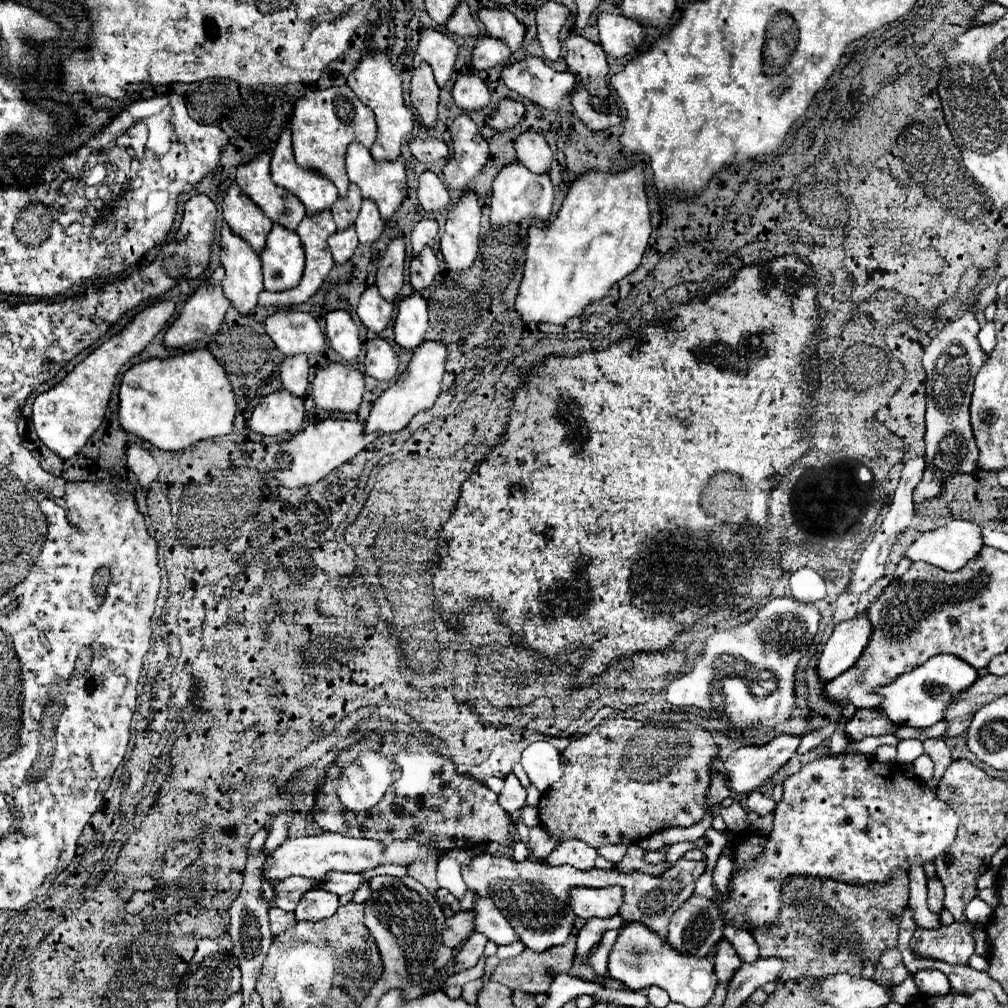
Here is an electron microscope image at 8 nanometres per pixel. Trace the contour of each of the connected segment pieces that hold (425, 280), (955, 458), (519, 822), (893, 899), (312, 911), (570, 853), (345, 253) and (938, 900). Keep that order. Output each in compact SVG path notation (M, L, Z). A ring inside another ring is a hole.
M424 248L420 258L414 258L410 262L410 282L416 292L428 288L438 274L440 274L440 266L432 248Z
M974 310L962 314L956 322L946 324L942 332L932 338L922 356L926 368L926 468L920 484L914 488L914 504L922 504L940 496L942 484L956 474L972 474L976 470L978 450L974 444L968 406L974 390L974 376L978 374L986 354L982 352L976 334L980 326Z
M525 806L520 810L510 814L510 817L514 821L516 828L521 835L521 841L524 842L524 844L528 847L529 828L525 825L522 818L522 812L524 808Z
M900 872L888 884L872 884L872 886L850 886L836 880L796 878L784 888L784 906L780 910L776 924L772 924L770 930L762 932L756 930L752 934L758 942L760 956L778 956L786 962L780 972L780 980L796 980L800 976L812 980L836 972L872 978L884 950L896 946L900 916L908 906L908 896L910 896L908 874L904 872Z
M312 888L300 898L294 914L296 914L296 920L320 922L328 916L334 916L338 906L340 906L340 902L338 902L336 894L332 894L324 888Z
M566 840L566 842L560 842L544 862L554 864L554 866L570 864L580 870L592 870L596 856L598 856L598 852L592 846L588 846L580 840Z
M354 226L342 230L342 232L336 232L330 240L328 240L328 246L330 246L330 252L332 252L332 258L336 264L344 264L352 258L354 250L358 248L358 238L356 238L356 232L354 232Z
M928 880L928 908L936 914L940 914L940 910L944 908L942 904L944 900L944 886L940 880Z

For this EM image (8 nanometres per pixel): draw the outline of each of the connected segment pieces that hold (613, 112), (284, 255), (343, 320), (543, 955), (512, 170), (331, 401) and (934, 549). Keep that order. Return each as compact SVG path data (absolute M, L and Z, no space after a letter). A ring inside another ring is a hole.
M572 34L566 40L566 48L568 48L568 54L566 54L568 70L578 78L578 86L572 94L572 104L574 104L574 110L576 110L578 118L594 132L618 126L622 122L620 108L614 100L608 100L610 90L608 90L606 76L610 72L610 66L608 66L606 52L600 48L600 44L594 44L594 42L590 42L590 40L586 40L584 36L578 36L578 34ZM598 106L602 106L602 108L598 108Z
M274 224L268 234L266 248L260 254L260 260L266 290L292 290L292 286L300 284L304 270L304 250L296 232Z
M336 310L326 316L326 336L330 346L346 362L354 362L360 356L362 342L358 336L358 326L346 310Z
M574 934L568 938L566 944L548 948L548 950L544 950L544 952L540 952L540 954L526 948L526 950L524 950L522 954L518 954L516 958L502 960L502 962L494 968L490 980L492 980L492 982L498 982L498 984L504 984L504 986L508 986L510 990L520 990L520 992L528 992L528 994L538 994L538 992L546 994L548 988L550 988L550 984L552 984L552 980L554 980L558 974L568 974L568 972L570 972L572 960L574 960L574 948L576 948L576 936L574 936Z
M520 162L508 164L500 170L500 174L494 180L492 190L492 202L490 202L490 220L496 228L506 224L532 224L532 222L546 222L550 218L552 210L552 194L554 188L550 184L548 174L534 174L528 168L524 168Z
M348 364L320 368L312 380L312 398L316 408L326 412L356 412L364 394L364 376Z
M954 518L950 520L946 526L934 528L930 532L924 532L908 550L904 556L908 556L910 560L922 560L928 562L932 566L938 566L942 570L960 570L968 560L972 560L980 548L982 548L982 540L980 540L980 526L976 522L970 520L962 520L962 518Z

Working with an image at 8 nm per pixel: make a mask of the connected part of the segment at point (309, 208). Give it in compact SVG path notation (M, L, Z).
M286 126L280 134L272 154L272 182L298 196L308 216L330 210L332 204L338 200L338 192L336 186L332 186L332 182L328 182L316 172L298 168L292 154L290 126Z

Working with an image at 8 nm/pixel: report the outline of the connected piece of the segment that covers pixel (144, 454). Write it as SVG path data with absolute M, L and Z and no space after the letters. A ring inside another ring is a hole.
M132 444L128 448L128 468L134 472L134 476L138 478L140 486L144 490L150 490L154 486L154 480L158 478L158 464L156 460L150 456L148 450L144 450L138 444Z

